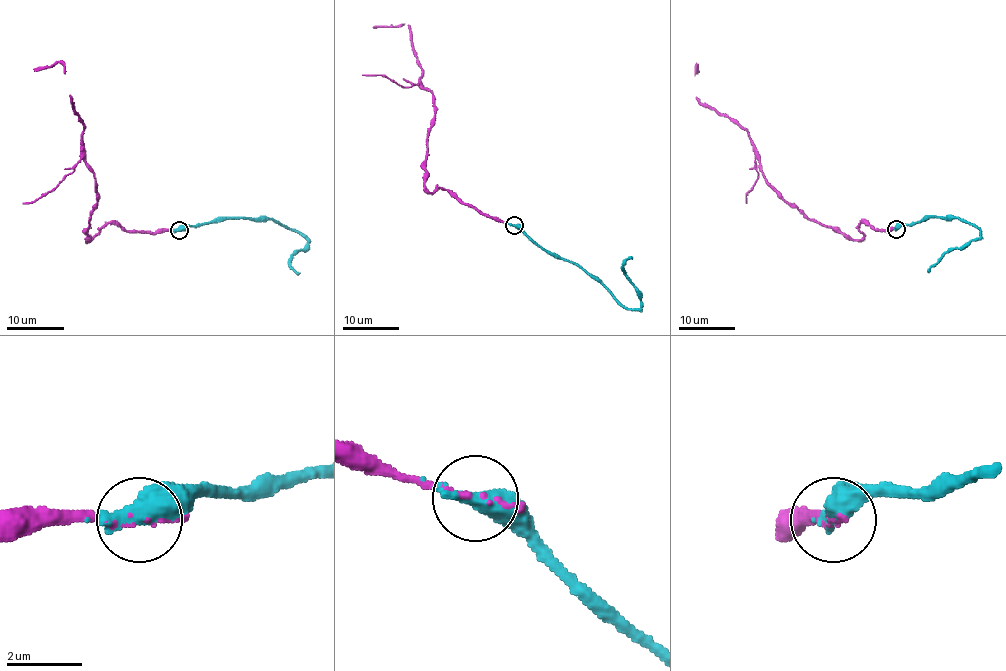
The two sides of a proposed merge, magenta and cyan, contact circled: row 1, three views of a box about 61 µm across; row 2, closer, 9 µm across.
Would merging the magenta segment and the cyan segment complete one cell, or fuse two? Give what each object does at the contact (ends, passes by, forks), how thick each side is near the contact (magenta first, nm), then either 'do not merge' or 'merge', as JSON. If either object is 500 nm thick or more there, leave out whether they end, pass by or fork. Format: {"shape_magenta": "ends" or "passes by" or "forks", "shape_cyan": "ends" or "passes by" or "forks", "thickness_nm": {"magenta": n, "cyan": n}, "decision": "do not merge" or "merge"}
{"thickness_nm": {"magenta": 70, "cyan": 650}, "decision": "merge"}

